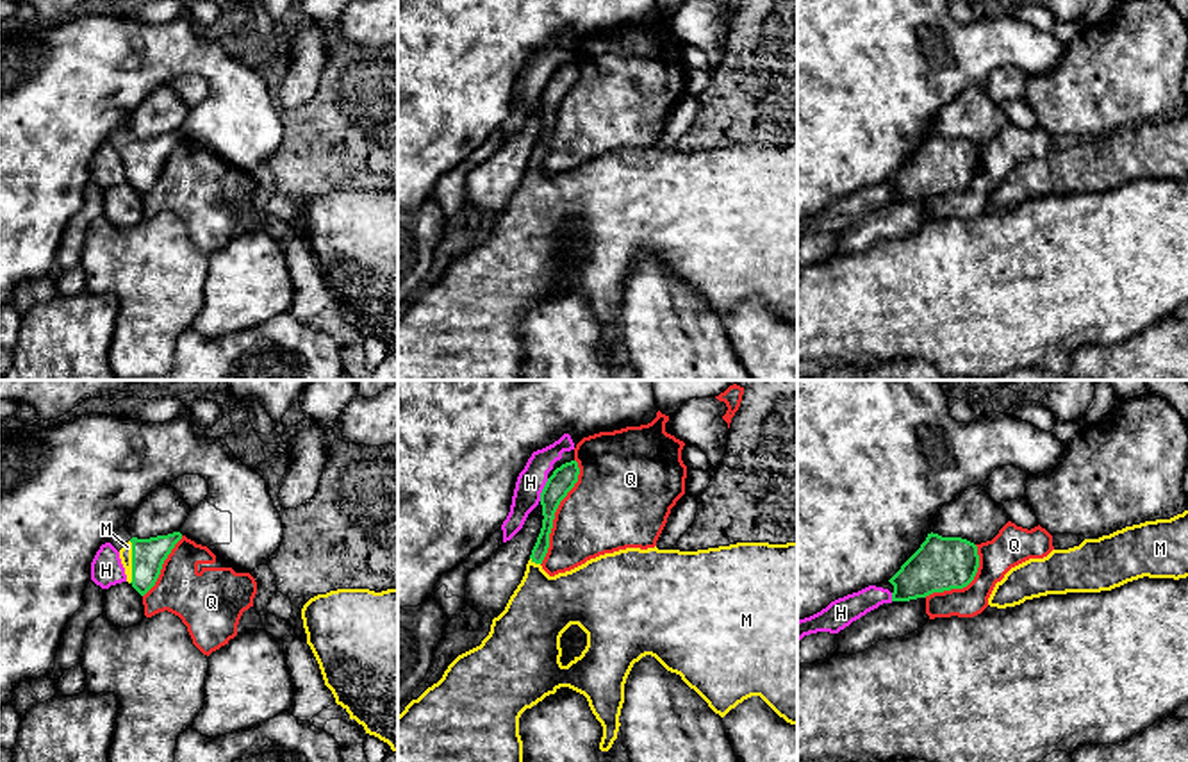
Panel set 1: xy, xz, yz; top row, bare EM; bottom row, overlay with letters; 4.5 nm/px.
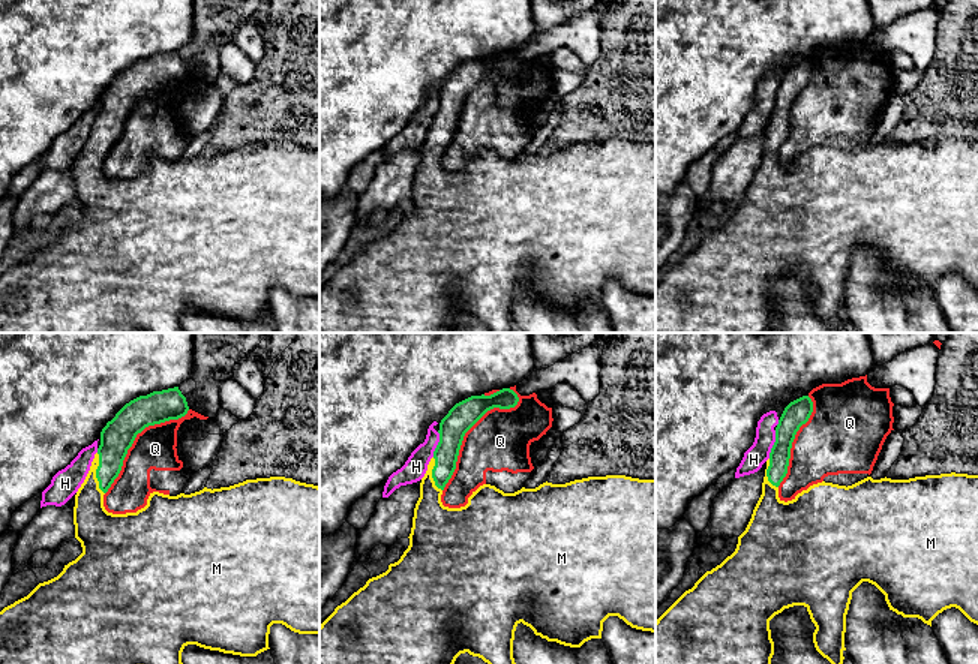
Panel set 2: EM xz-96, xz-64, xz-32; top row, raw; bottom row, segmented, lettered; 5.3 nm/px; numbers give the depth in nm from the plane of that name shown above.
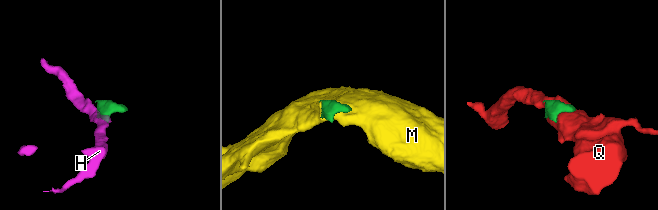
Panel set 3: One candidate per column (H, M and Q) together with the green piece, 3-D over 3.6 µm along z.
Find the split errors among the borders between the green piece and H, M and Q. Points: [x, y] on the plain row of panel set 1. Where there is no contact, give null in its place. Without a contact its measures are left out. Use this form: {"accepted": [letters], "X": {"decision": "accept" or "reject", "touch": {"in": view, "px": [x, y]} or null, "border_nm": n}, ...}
{"accepted": ["M"], "H": {"decision": "reject", "touch": {"in": "xz", "px": [543, 90]}, "border_nm": 110}, "M": {"decision": "accept", "touch": {"in": "xy", "px": [132, 163]}, "border_nm": 190}, "Q": {"decision": "reject", "touch": {"in": "xz", "px": [555, 111]}, "border_nm": 500}}

